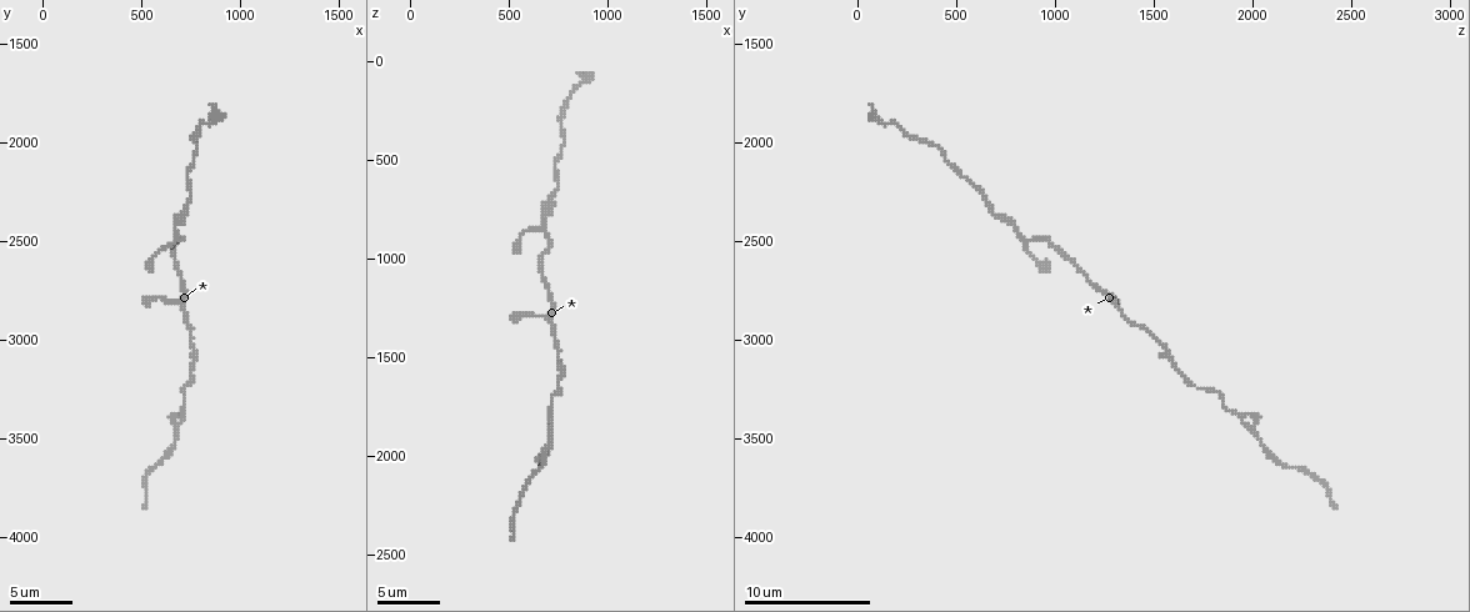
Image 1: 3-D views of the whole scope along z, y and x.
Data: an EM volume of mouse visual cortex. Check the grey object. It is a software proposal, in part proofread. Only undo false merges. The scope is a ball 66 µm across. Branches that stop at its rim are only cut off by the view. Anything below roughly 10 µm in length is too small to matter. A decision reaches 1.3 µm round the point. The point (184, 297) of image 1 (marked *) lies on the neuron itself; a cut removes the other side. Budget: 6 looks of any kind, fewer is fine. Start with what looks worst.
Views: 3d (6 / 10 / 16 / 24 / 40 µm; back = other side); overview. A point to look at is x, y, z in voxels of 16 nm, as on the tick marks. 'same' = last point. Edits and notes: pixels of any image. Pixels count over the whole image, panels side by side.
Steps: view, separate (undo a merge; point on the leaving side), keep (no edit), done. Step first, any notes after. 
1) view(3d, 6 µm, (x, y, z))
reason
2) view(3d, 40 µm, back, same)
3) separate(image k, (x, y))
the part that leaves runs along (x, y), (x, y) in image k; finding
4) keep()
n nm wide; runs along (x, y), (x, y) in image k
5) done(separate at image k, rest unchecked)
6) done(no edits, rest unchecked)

view(3d, 6 µm, (710, 3360, 1900))

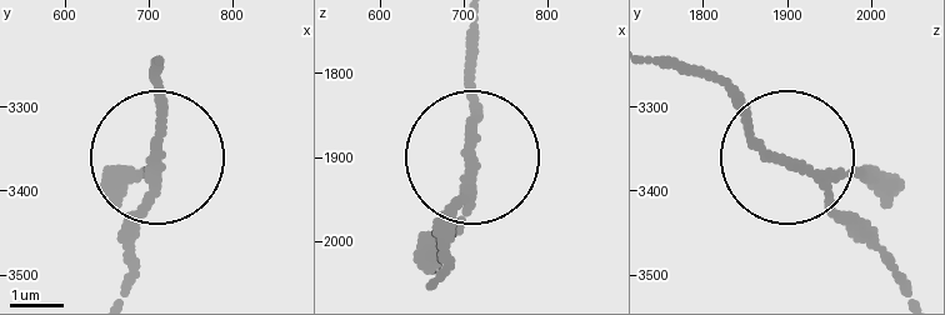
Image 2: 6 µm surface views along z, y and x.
view(3d, 6 µm, back, (705, 3365, 1900))

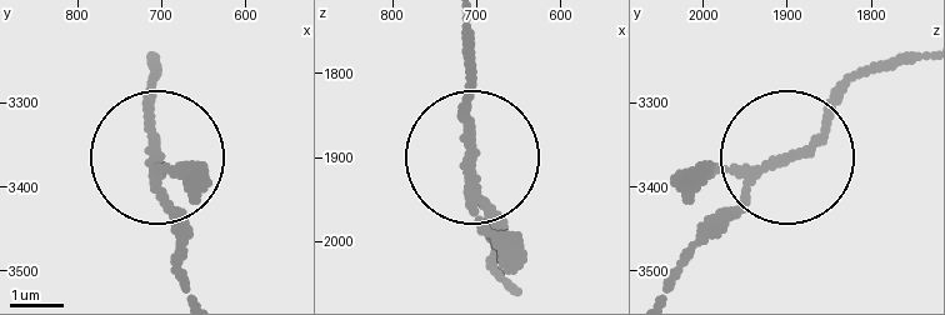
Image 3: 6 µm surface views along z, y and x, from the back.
keep()
runs along (148, 59), (175, 269) in image 3; all the same neuron

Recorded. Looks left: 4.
view(3d, 10 µm, (720, 2350, 690))
sudden change in width

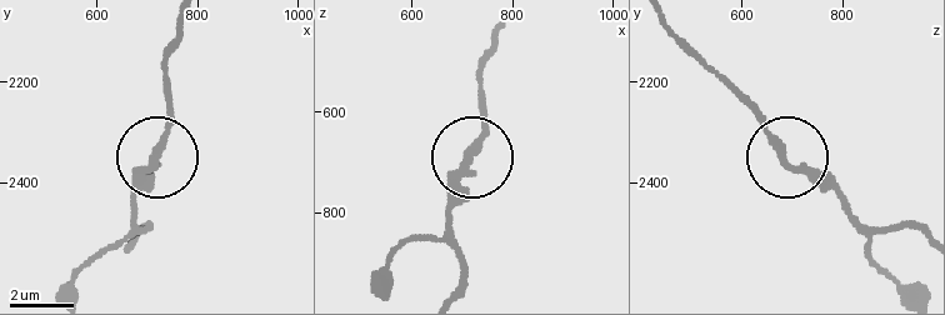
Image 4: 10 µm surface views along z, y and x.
keep()
250 nm wide; one neuron here

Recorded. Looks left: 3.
view(3d, 10 µm, (760, 3010, 1520))
thick turns thin

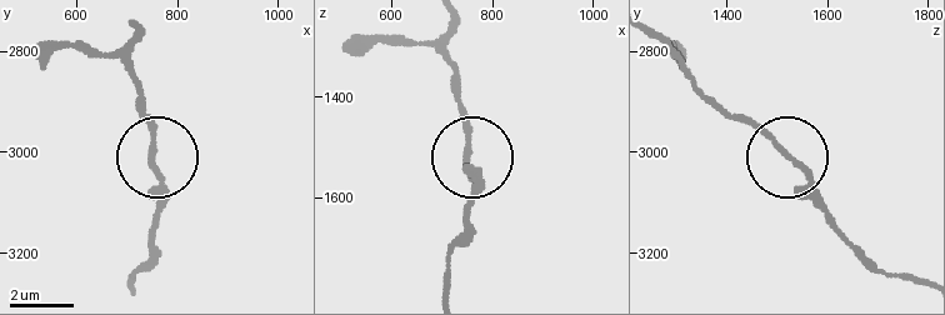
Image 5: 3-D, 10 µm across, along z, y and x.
keep()
runs along (665, 46), (711, 100), (751, 124), (800, 173), (830, 218) in image 5; one neuron here

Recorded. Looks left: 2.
done(no edits, rest unchecked)

